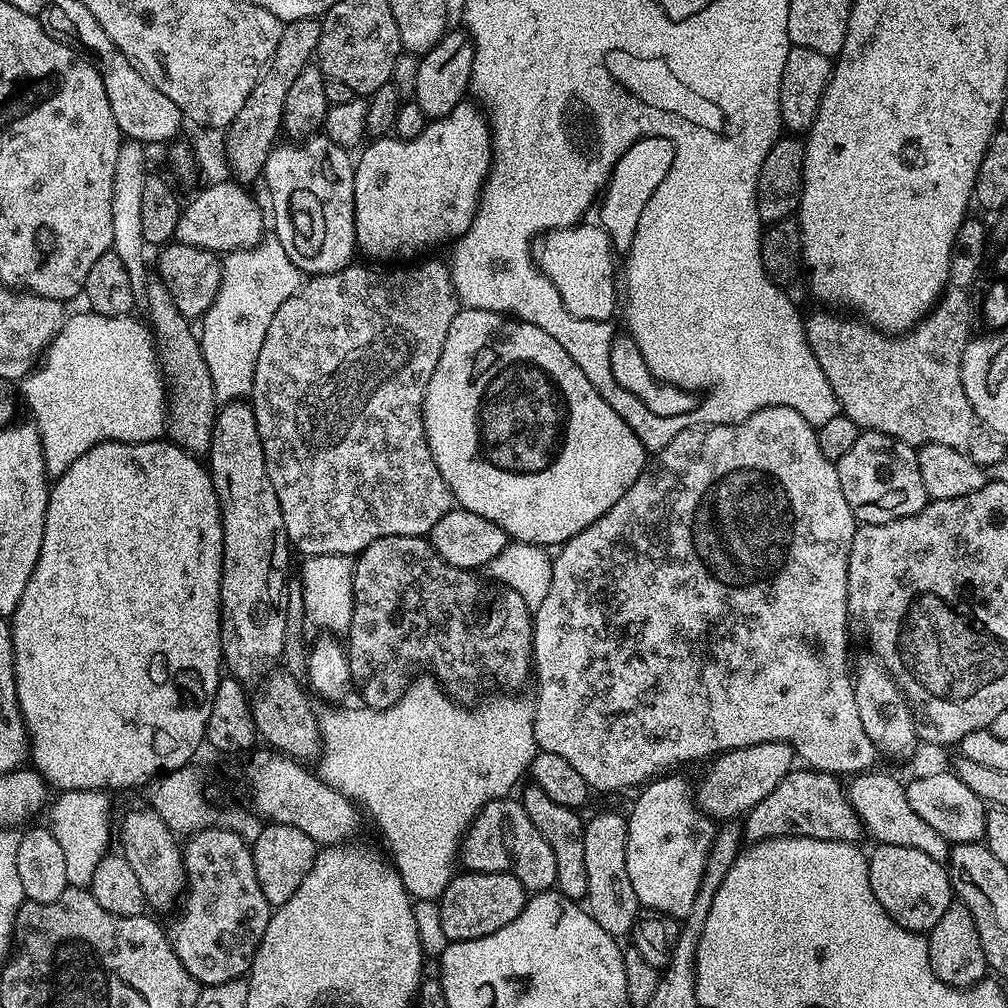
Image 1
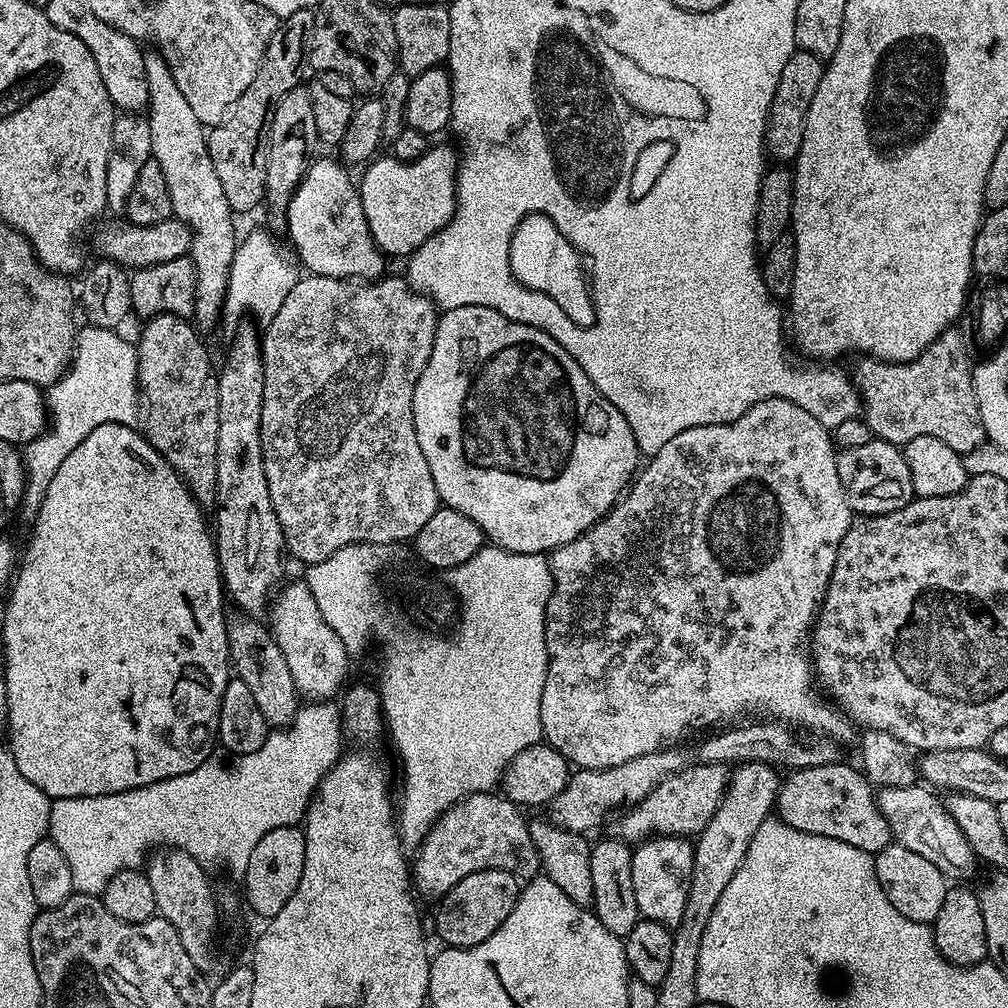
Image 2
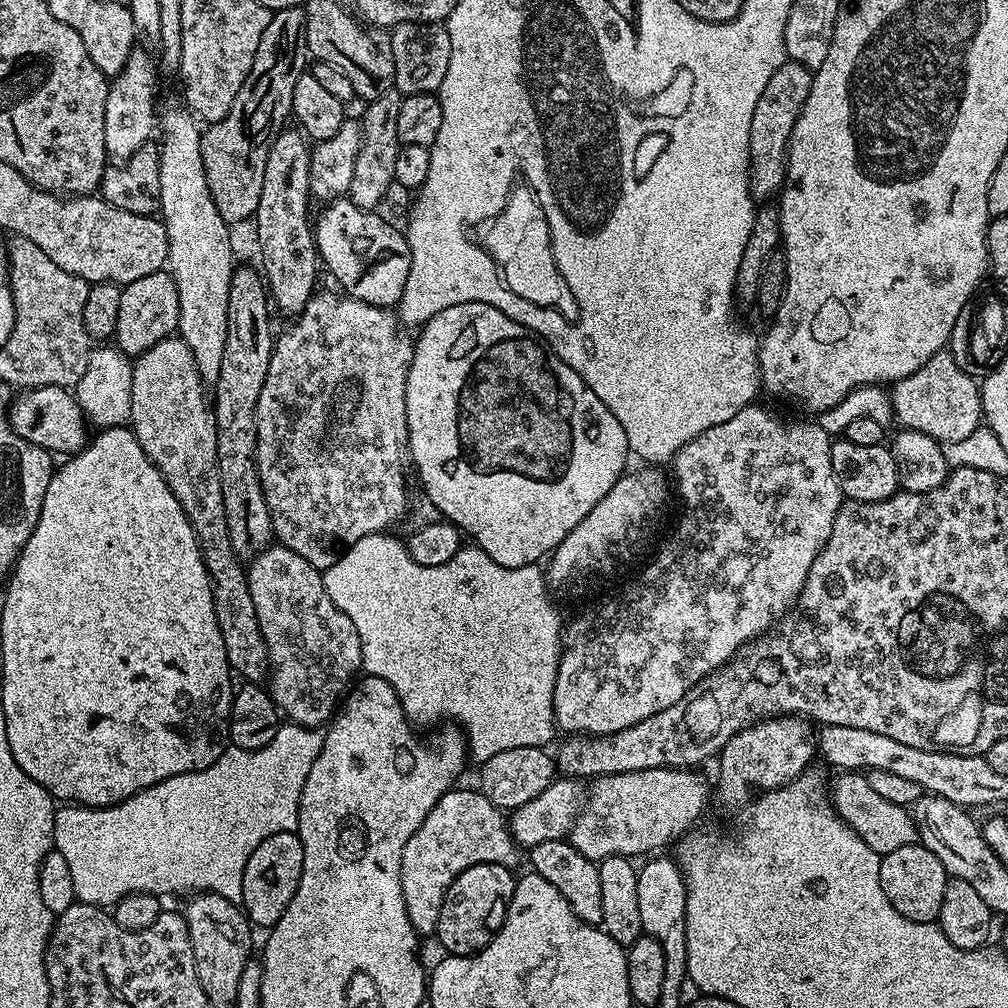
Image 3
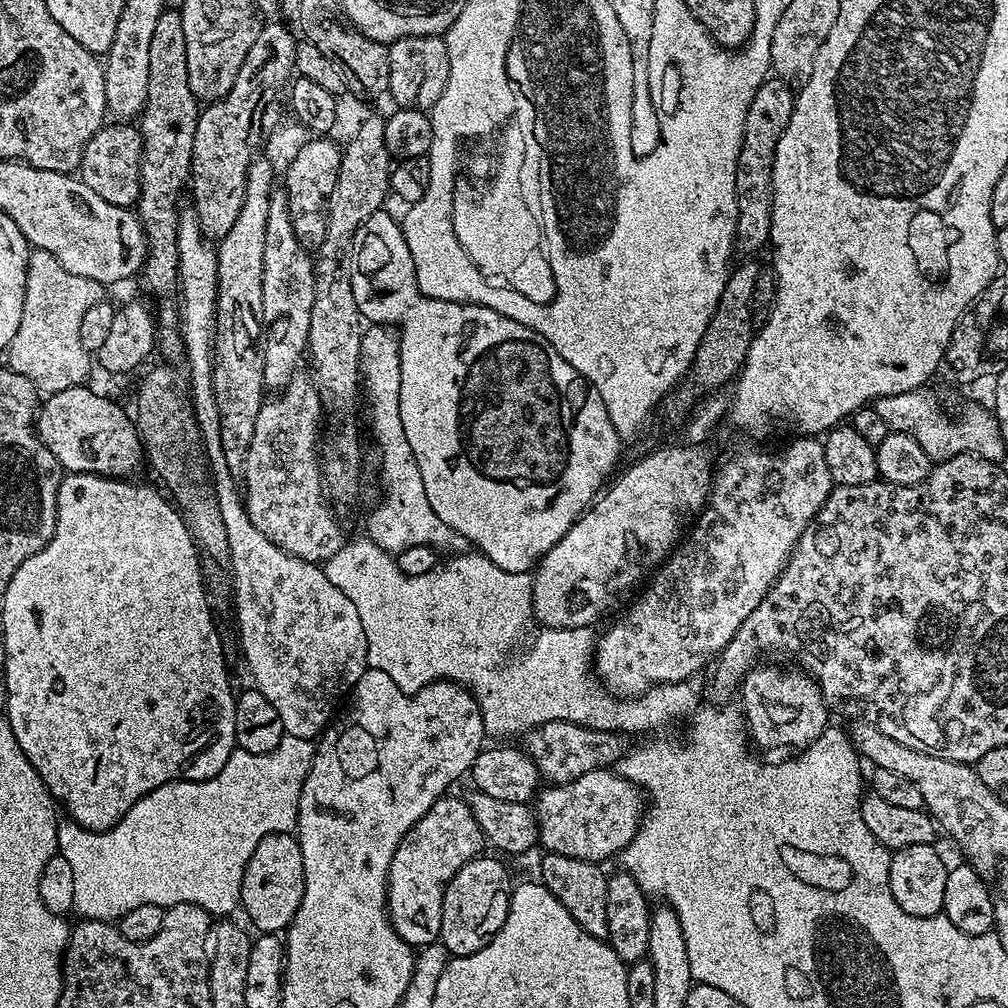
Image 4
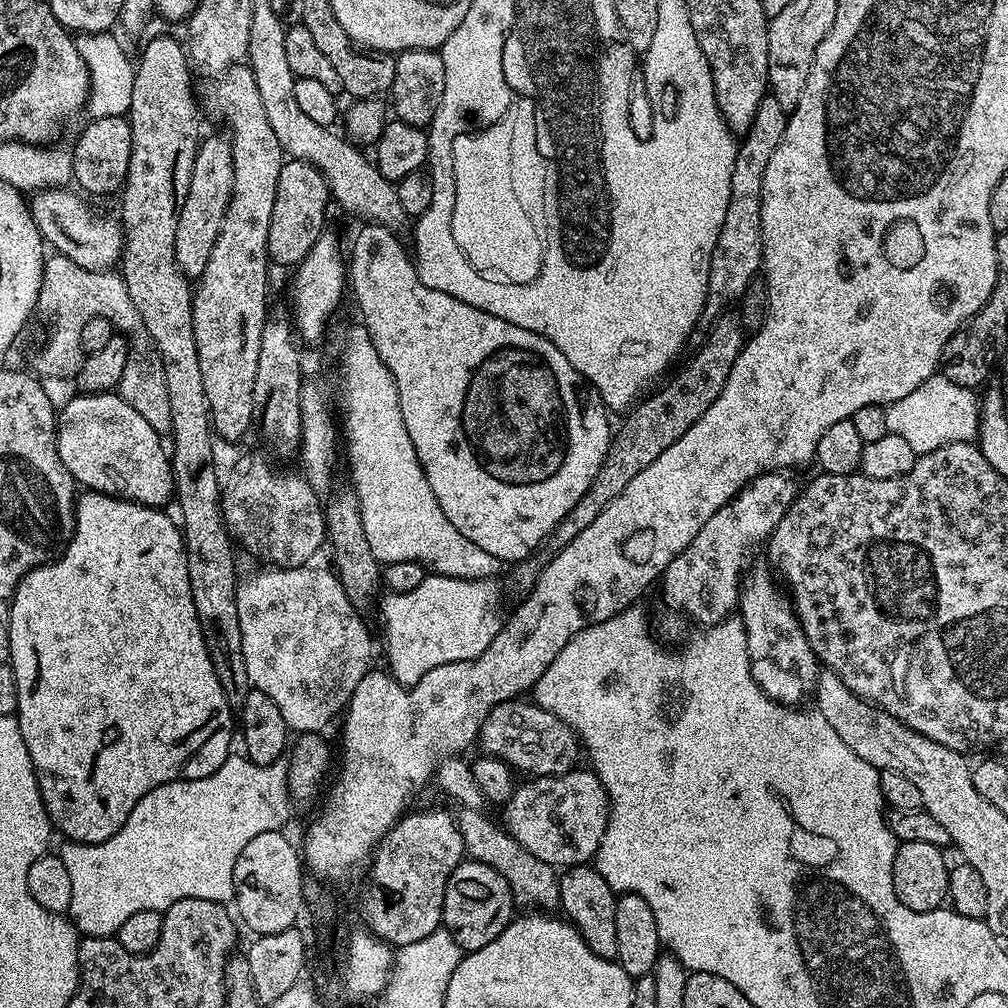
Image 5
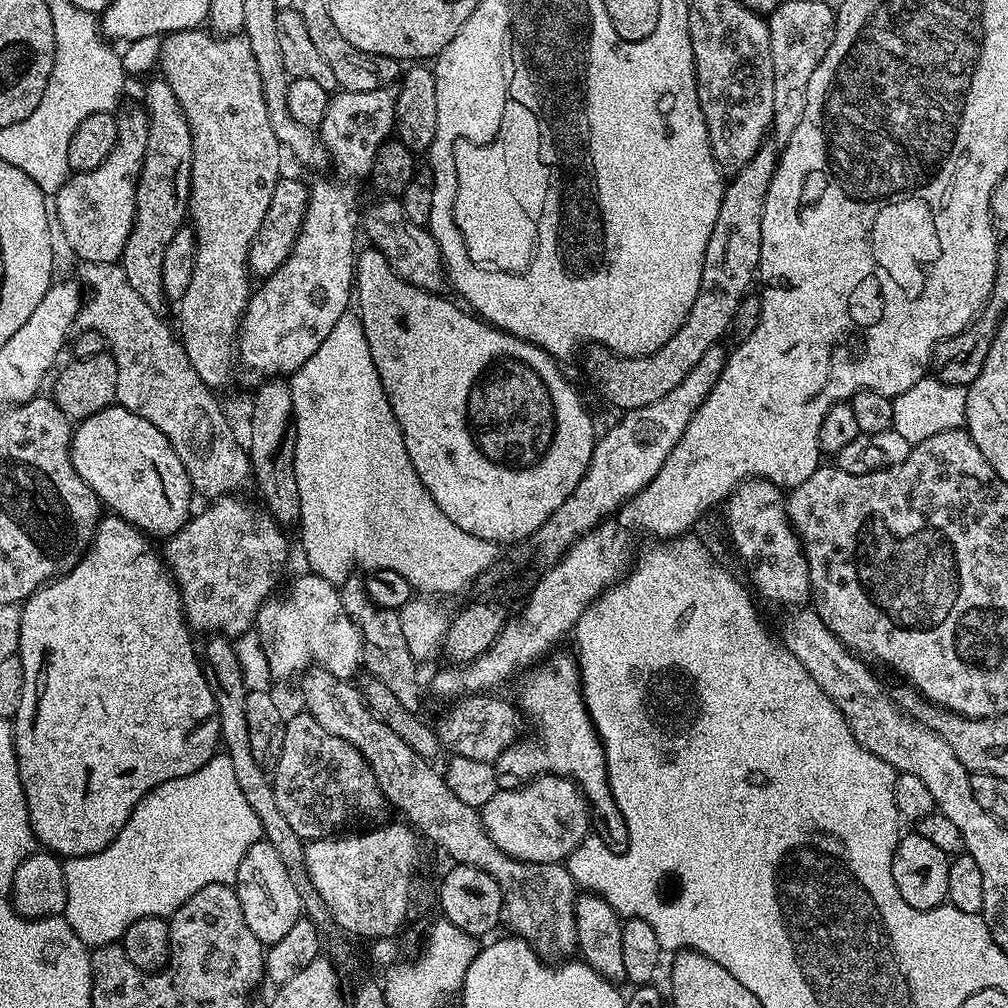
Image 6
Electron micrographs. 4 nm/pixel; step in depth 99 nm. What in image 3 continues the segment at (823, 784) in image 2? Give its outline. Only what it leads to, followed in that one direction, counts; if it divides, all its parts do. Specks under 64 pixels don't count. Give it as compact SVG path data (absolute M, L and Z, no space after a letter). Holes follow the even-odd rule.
M844 770L839 773L836 781L830 784L830 799L836 813L880 856L891 854L901 846L910 846L920 839L916 823L908 808L898 806L888 799L880 797L874 790L870 790L870 782L867 775L860 770Z

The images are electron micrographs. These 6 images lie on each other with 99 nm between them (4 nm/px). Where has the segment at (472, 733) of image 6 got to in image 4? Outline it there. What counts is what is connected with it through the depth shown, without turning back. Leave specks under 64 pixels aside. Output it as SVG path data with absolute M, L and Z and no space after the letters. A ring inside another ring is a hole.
M551 720L539 724L527 733L526 740L526 751L535 762L536 769L545 781L552 784L574 782L574 778L582 778L582 774L590 770L611 769L626 752L625 737L621 733L594 730L565 720Z

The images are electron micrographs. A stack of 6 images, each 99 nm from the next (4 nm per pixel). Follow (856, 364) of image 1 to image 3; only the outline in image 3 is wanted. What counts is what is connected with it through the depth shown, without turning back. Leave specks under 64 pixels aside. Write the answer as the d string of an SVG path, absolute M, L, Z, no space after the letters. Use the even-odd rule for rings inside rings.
M951 351L934 354L934 358L926 362L926 366L891 385L895 423L901 429L921 431L941 445L962 442L962 438L974 434L974 430L982 424L980 384L972 379L973 373L962 371Z

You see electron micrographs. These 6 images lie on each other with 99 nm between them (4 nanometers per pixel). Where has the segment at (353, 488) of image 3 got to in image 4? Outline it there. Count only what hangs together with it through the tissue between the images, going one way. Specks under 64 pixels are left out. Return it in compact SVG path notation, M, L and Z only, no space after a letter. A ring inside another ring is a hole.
M303 374L293 376L286 387L279 389L273 398L265 399L258 410L258 422L254 422L254 438L250 442L250 454L242 473L242 495L244 508L250 522L274 544L294 558L308 560L319 565L329 560L345 544L346 535L336 521L333 505L330 503L320 474L320 449L318 441L322 436L322 405L316 393L315 383Z

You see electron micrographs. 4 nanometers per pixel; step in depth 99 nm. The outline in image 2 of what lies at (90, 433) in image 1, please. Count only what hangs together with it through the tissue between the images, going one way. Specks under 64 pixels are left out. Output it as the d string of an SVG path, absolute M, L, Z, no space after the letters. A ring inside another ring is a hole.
M84 326L84 329L82 329L81 332L79 329L78 335L74 340L74 351L67 372L61 376L59 382L51 385L51 387L47 389L46 403L50 413L50 423L45 432L43 432L38 438L34 438L29 444L23 445L22 448L22 459L26 465L26 483L24 485L24 498L22 504L25 509L27 507L29 508L29 513L35 514L36 511L40 509L42 498L46 498L46 486L50 486L50 481L54 479L54 473L62 467L62 462L65 461L66 457L68 457L72 451L77 449L78 444L90 434L90 430L98 430L98 426L102 426L103 424L135 425L137 421L141 419L142 397L140 395L140 386L136 383L136 346L131 339L129 341L123 340L123 338L119 336L120 334L119 331L111 328L93 328L91 326Z

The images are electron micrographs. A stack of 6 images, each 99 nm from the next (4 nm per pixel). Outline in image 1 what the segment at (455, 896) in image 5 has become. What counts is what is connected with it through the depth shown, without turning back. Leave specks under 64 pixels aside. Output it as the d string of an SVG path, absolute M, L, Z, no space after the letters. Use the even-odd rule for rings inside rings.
M461 871L453 875L440 895L440 928L444 931L445 941L473 940L486 938L486 934L494 934L494 930L502 930L518 914L522 914L526 893L522 882L508 872L469 872Z

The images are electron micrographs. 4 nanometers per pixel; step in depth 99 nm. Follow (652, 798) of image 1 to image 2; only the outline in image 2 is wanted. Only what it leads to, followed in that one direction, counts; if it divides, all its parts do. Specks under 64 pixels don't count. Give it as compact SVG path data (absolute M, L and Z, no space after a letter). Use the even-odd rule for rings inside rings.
M653 836L633 851L630 874L634 878L634 898L638 901L638 910L643 919L669 926L682 922L682 910L686 910L686 898L690 894L690 878L694 870L693 847L693 841L683 836Z

